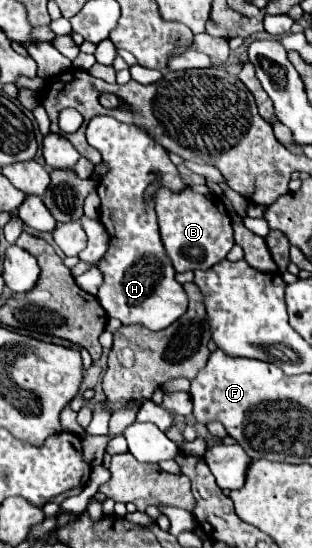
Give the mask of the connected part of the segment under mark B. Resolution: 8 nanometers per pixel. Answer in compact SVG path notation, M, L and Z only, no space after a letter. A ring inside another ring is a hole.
M189 186L179 194L161 188L155 194L155 210L163 246L177 272L207 270L221 262L235 244L231 218L223 202L207 186Z

